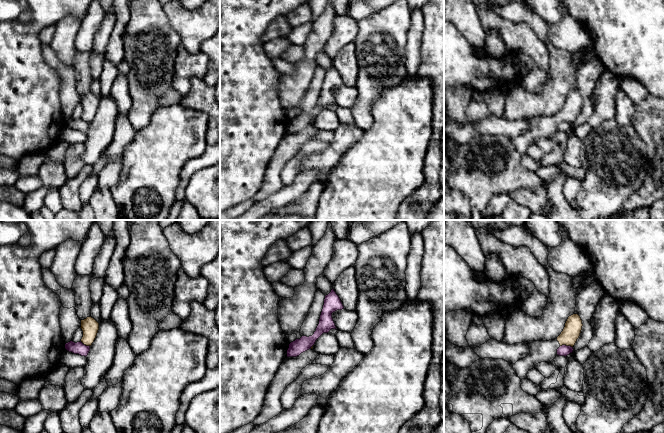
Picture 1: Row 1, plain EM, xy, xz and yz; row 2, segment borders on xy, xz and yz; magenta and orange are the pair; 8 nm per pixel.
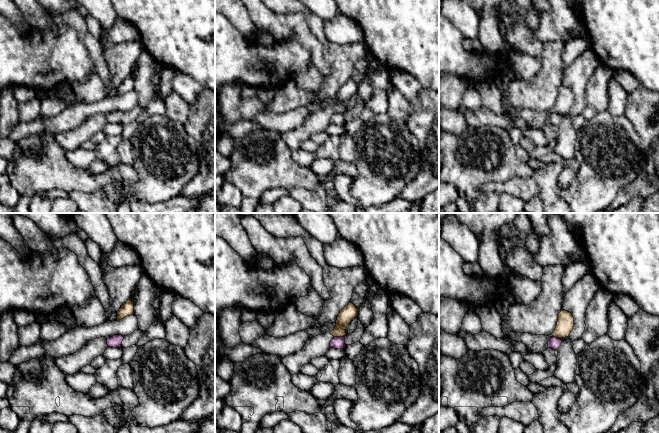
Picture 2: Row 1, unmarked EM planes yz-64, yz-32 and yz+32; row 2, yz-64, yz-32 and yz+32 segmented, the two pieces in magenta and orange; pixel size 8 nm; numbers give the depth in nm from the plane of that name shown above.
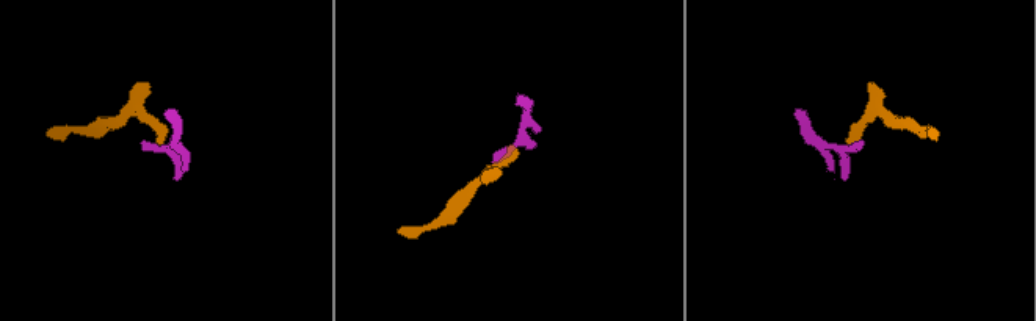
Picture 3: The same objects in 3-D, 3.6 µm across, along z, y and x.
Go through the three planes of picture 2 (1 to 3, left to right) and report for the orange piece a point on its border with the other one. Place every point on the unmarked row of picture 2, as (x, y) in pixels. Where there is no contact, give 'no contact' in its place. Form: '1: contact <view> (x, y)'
1: no contact
2: contact yz-32 (339, 113)
3: contact yz+32 (556, 113)

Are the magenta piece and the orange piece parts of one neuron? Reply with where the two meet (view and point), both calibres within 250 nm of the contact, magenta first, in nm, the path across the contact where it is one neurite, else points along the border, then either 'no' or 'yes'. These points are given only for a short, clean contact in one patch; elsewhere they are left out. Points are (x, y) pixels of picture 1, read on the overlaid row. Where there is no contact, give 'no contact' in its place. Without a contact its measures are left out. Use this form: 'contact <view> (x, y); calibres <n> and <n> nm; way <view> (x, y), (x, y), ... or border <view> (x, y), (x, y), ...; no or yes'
contact yz (565, 345); calibres 90 and 140 nm; border yz (560, 345), (570, 345), (572, 347); no

